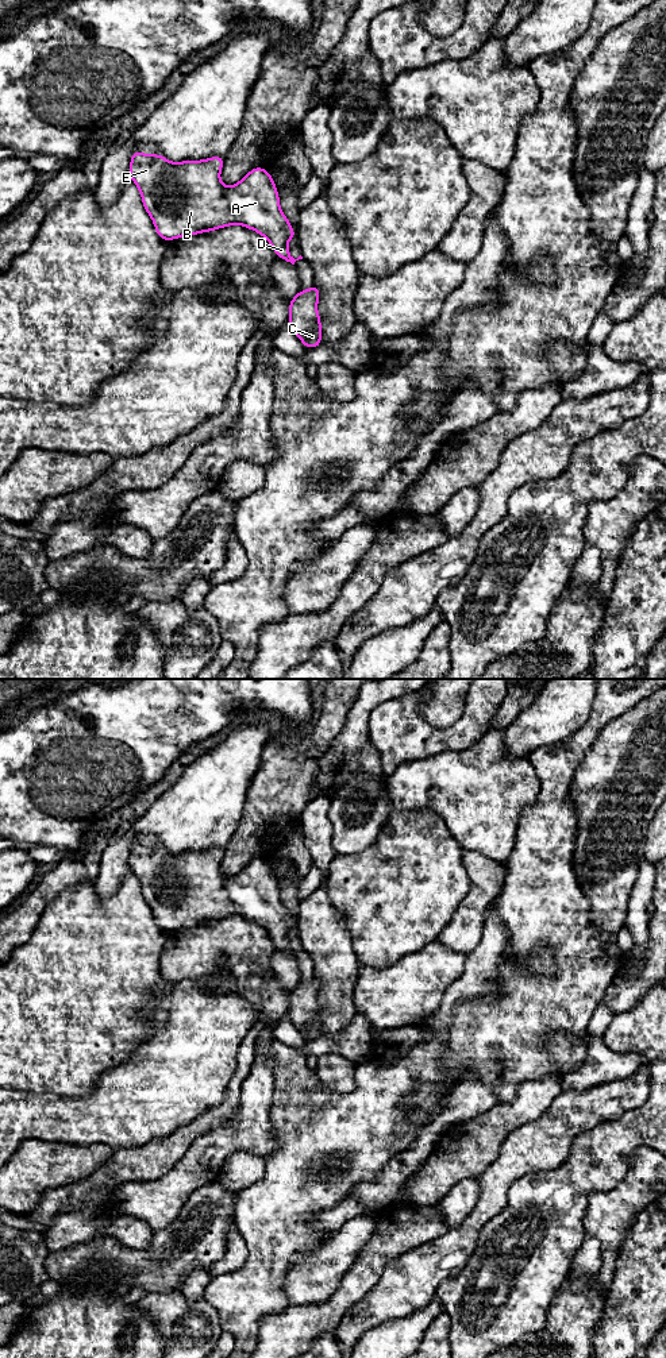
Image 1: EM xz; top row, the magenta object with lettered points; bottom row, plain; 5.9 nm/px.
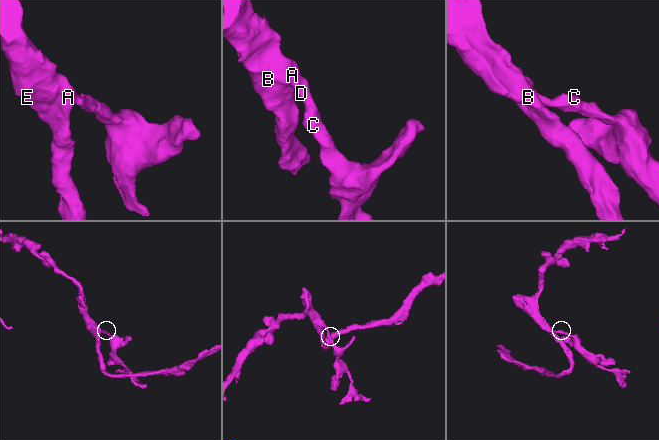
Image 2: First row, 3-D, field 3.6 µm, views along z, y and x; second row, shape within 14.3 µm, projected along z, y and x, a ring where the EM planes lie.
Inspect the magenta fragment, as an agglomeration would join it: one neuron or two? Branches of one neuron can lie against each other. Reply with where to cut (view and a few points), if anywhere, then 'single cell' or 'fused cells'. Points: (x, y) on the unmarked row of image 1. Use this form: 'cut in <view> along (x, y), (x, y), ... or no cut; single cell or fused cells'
no cut; single cell

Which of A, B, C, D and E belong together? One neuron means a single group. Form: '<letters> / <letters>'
A B C D E

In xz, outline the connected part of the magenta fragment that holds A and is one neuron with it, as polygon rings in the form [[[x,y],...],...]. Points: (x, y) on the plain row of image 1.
[[[132,842],[130,868],[140,883],[142,895],[154,914],[157,926],[166,933],[238,915],[263,927],[278,949],[292,956],[303,950],[301,946],[294,950],[288,942],[288,933],[297,926],[281,902],[272,865],[263,857],[254,859],[239,873],[226,877],[220,872],[223,856],[224,849],[219,846],[174,854],[159,845]]]

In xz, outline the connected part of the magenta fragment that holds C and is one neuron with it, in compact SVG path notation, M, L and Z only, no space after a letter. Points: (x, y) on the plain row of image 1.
M313 975L300 981L289 994L289 1018L305 1039L319 1038L322 1034L322 1012L317 1003L320 981Z

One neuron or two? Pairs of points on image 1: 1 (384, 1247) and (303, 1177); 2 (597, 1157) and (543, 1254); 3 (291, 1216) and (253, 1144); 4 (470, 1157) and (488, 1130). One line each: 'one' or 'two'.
1: two
2: one
3: two
4: one

